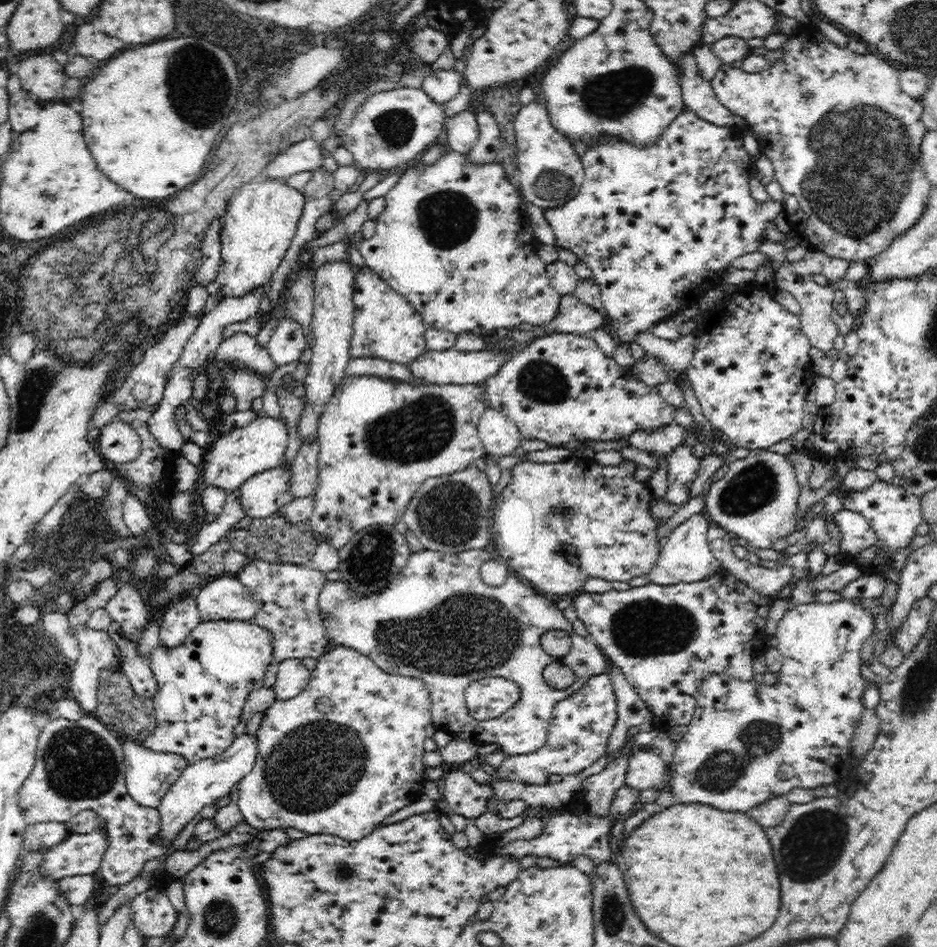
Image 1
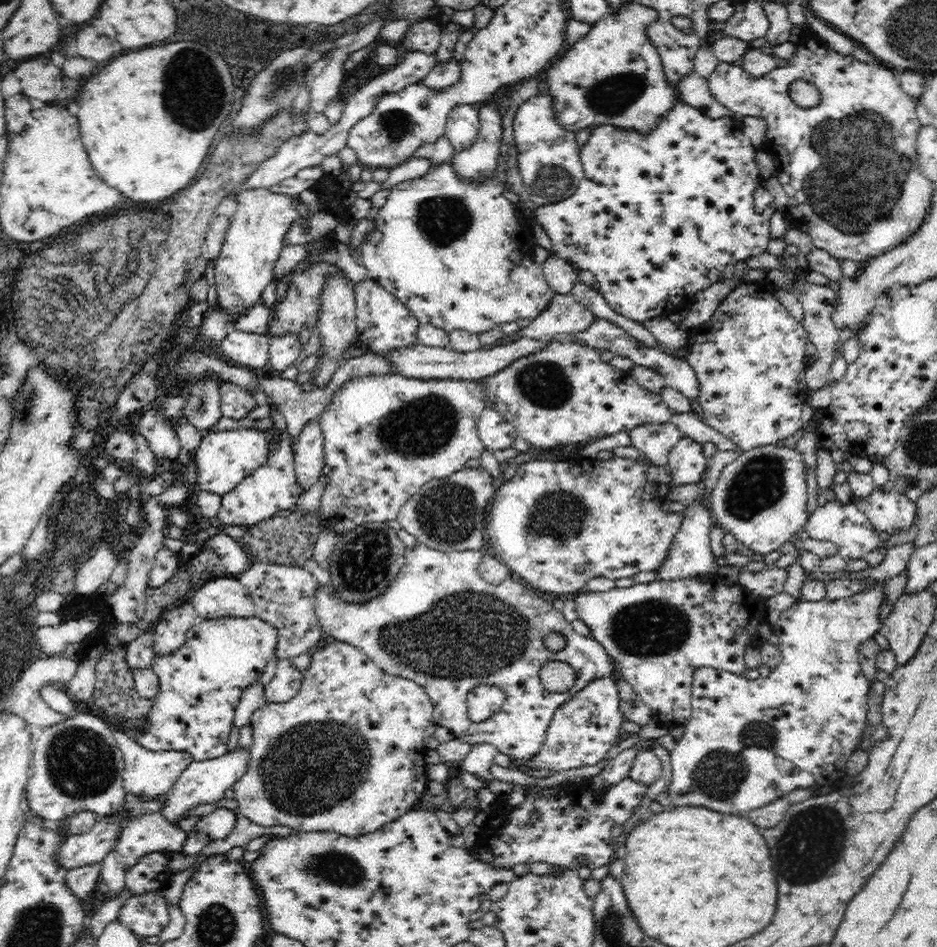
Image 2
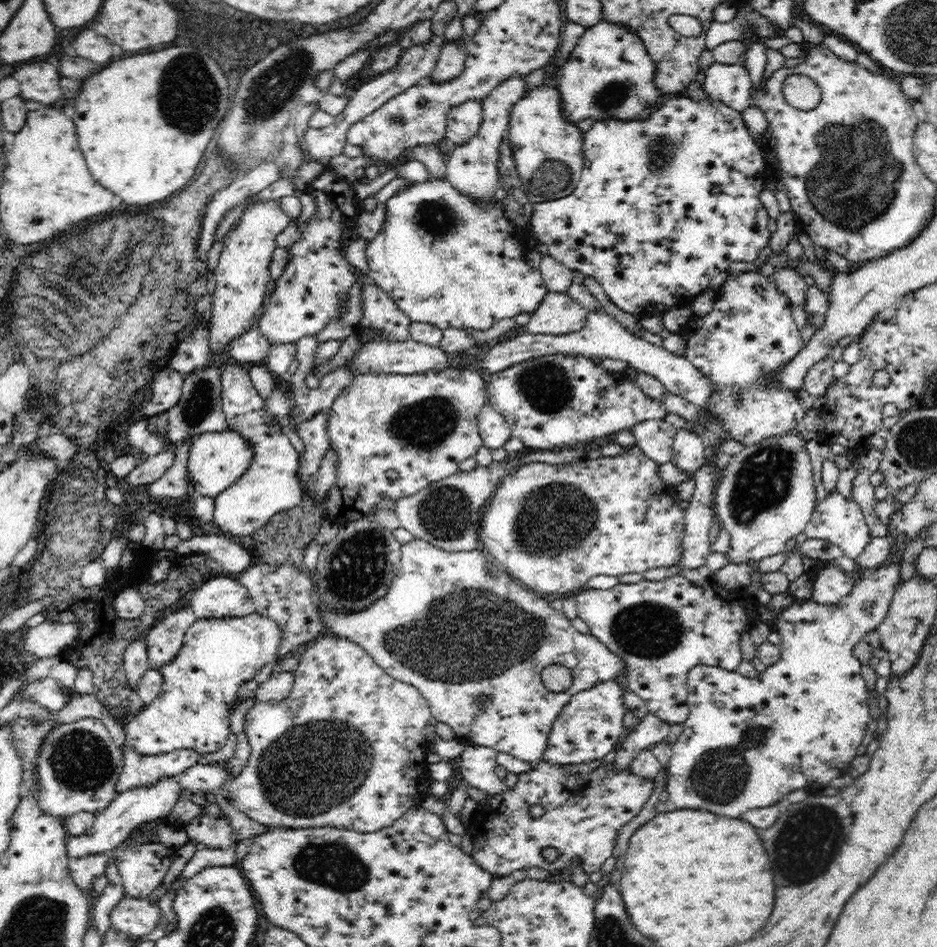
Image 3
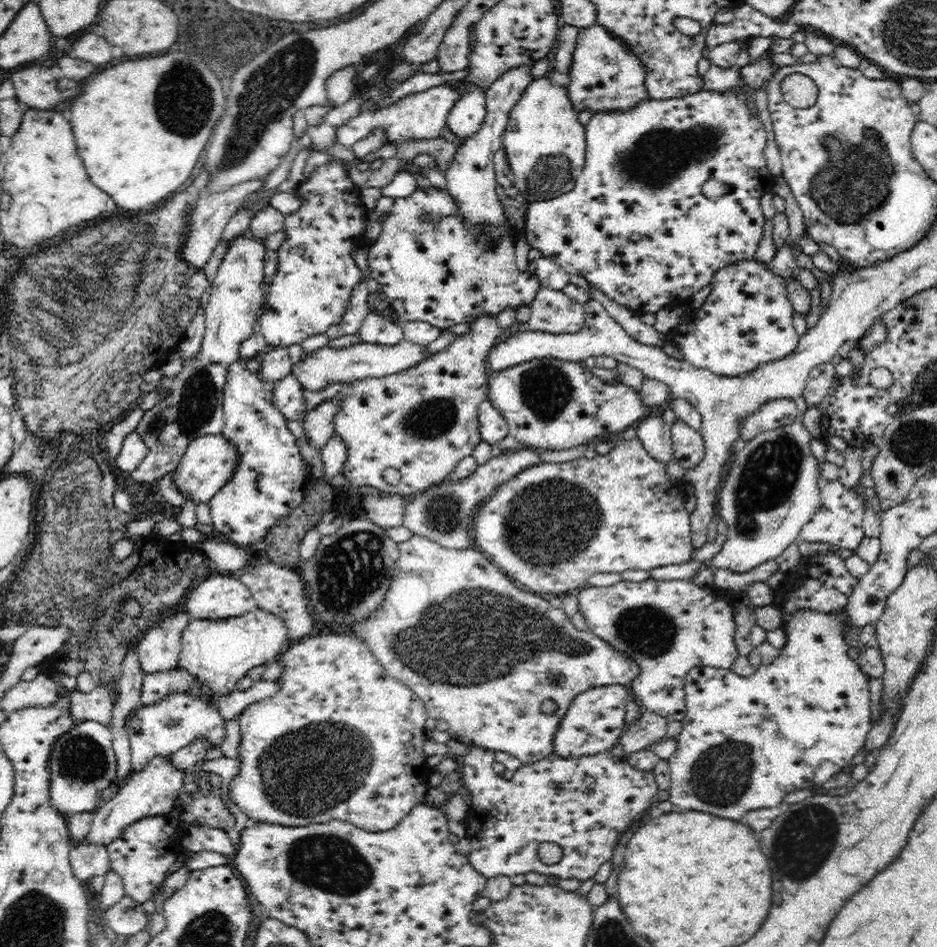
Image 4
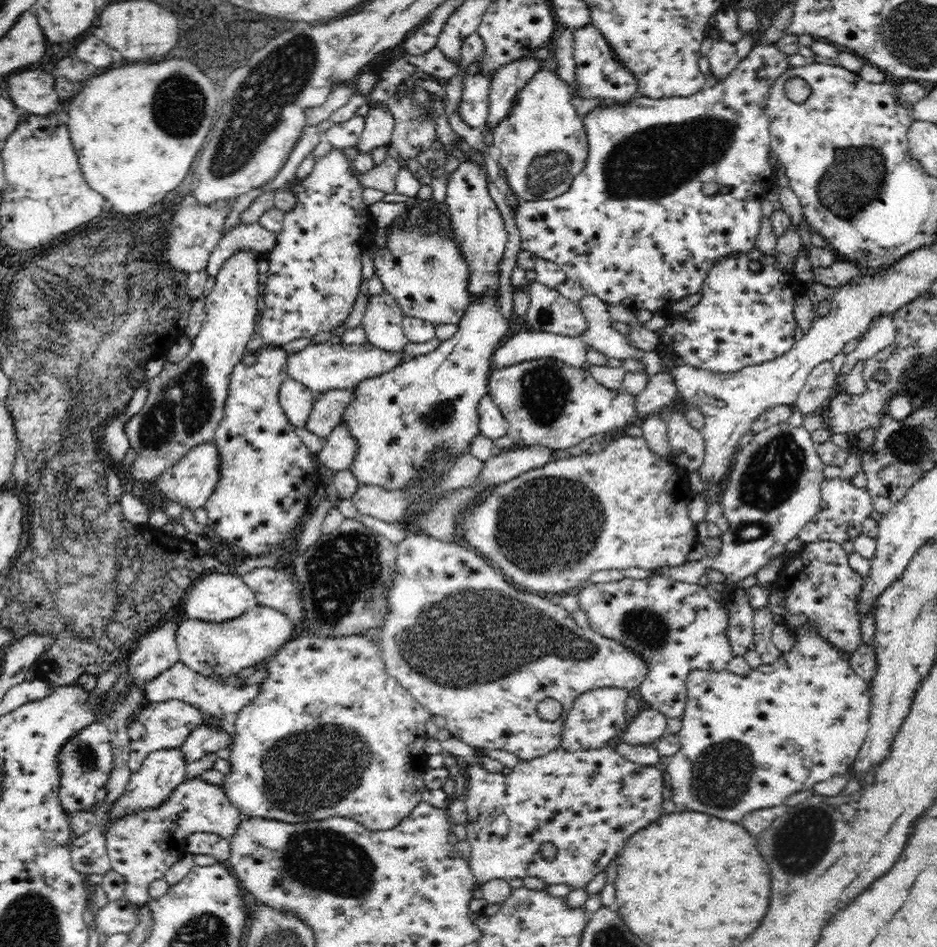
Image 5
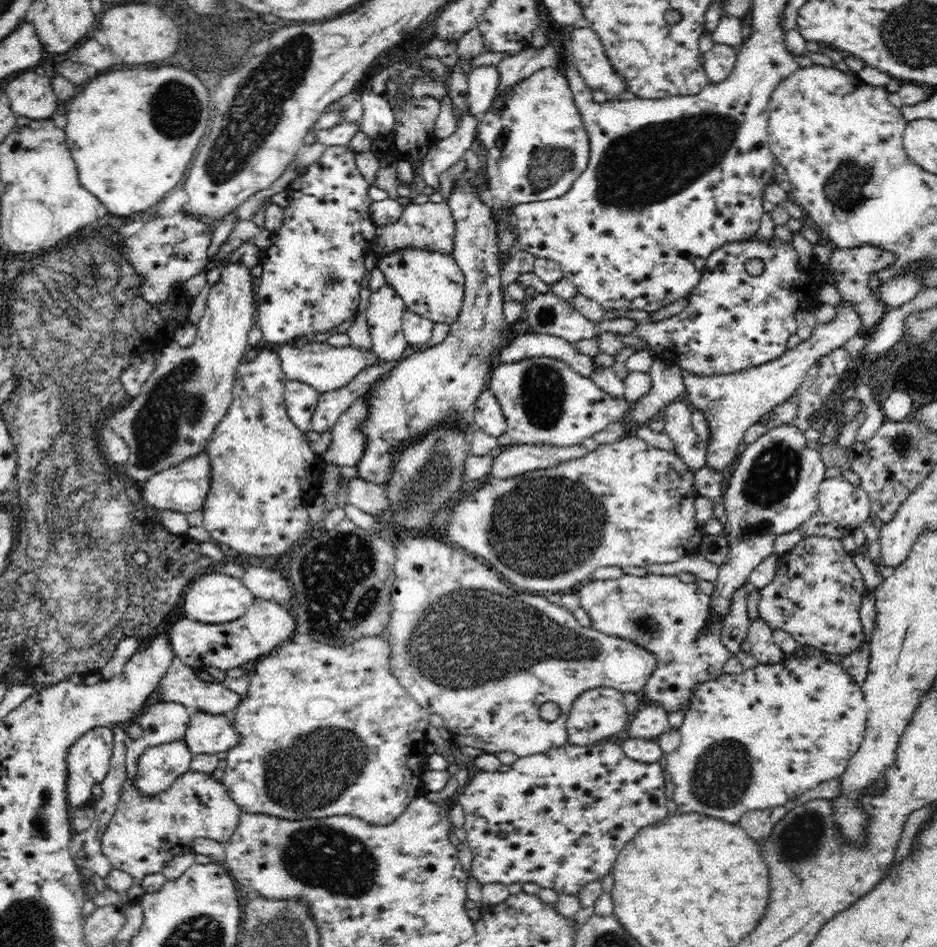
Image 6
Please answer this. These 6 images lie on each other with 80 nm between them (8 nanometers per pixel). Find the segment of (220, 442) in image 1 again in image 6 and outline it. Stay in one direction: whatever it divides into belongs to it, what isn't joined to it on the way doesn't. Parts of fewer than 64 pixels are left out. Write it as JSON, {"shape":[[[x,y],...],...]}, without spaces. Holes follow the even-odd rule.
{"shape":[[[207,450],[198,452],[196,456],[190,456],[186,460],[151,476],[143,482],[142,500],[148,507],[154,507],[158,511],[179,510],[184,515],[203,508],[206,496],[211,487],[211,460]]]}

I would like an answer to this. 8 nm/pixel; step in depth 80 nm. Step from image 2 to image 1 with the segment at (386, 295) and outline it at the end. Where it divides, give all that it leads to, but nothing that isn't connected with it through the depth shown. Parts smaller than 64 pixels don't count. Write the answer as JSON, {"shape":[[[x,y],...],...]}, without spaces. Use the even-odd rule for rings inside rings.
{"shape":[[[367,266],[355,272],[354,322],[350,359],[376,358],[410,366],[428,352],[425,334],[428,326],[408,299],[398,294],[379,274]]]}

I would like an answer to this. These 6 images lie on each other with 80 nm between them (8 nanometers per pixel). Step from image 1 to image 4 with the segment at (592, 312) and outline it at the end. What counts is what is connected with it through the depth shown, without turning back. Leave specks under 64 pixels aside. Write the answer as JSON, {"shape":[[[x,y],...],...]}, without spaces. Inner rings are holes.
{"shape":[[[540,287],[529,307],[527,322],[532,331],[568,334],[584,328],[585,305],[571,299],[563,290]]]}

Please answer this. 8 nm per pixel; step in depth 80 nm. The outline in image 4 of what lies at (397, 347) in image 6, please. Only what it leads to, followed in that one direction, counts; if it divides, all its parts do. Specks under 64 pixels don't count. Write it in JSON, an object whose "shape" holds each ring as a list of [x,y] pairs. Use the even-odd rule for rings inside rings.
{"shape":[[[368,313],[357,333],[364,343],[398,344],[398,342],[405,339],[402,325],[392,323],[386,315],[380,315],[380,313]]]}

